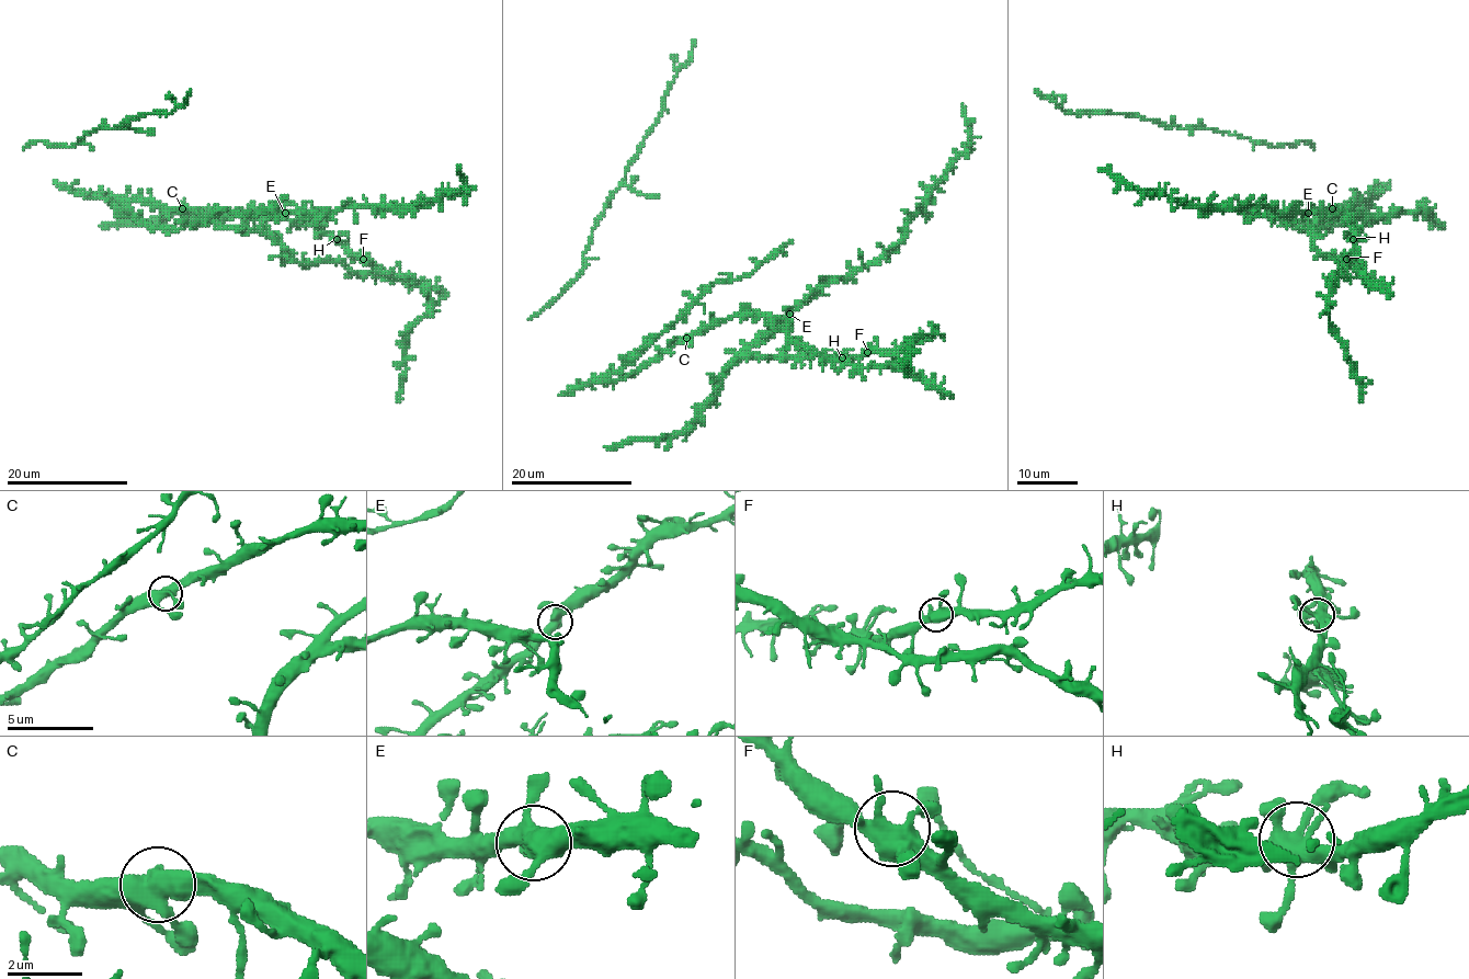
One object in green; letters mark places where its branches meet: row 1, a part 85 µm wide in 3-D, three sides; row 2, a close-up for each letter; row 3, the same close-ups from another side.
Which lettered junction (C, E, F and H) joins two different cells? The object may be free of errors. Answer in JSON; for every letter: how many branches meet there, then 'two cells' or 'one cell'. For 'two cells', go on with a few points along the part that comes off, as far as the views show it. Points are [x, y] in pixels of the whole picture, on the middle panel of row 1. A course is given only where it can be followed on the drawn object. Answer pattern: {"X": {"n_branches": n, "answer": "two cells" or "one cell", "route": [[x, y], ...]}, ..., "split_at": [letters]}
{"C": {"n_branches": 4, "answer": "one cell"}, "E": {"n_branches": 5, "answer": "one cell"}, "F": {"n_branches": 5, "answer": "one cell"}, "H": {"n_branches": 5, "answer": "one cell"}, "split_at": []}

